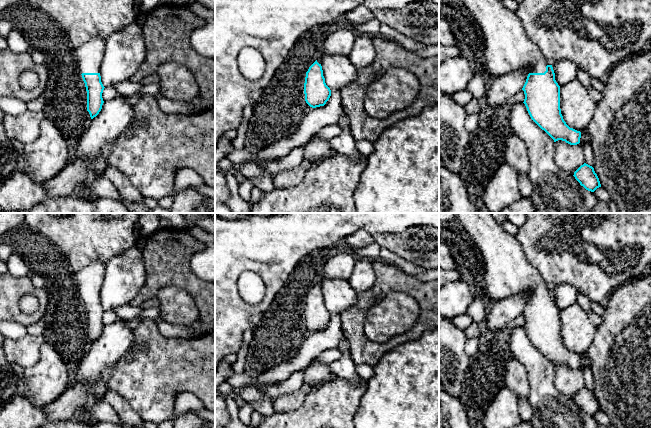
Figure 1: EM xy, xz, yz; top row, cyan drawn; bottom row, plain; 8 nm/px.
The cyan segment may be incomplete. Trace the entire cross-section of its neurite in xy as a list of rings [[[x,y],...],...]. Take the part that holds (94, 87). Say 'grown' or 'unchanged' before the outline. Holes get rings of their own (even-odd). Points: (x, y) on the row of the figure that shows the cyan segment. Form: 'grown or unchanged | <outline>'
grown | [[[96,36],[75,50],[78,67],[87,91],[87,111],[91,119],[96,117],[104,103],[100,70],[105,52],[106,40]]]

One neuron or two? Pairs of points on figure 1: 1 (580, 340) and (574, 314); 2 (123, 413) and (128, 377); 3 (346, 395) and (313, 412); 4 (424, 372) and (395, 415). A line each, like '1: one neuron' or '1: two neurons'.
1: one neuron
2: two neurons
3: one neuron
4: one neuron

